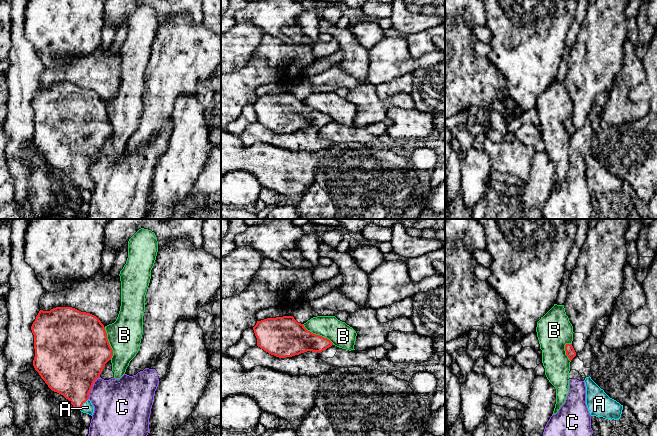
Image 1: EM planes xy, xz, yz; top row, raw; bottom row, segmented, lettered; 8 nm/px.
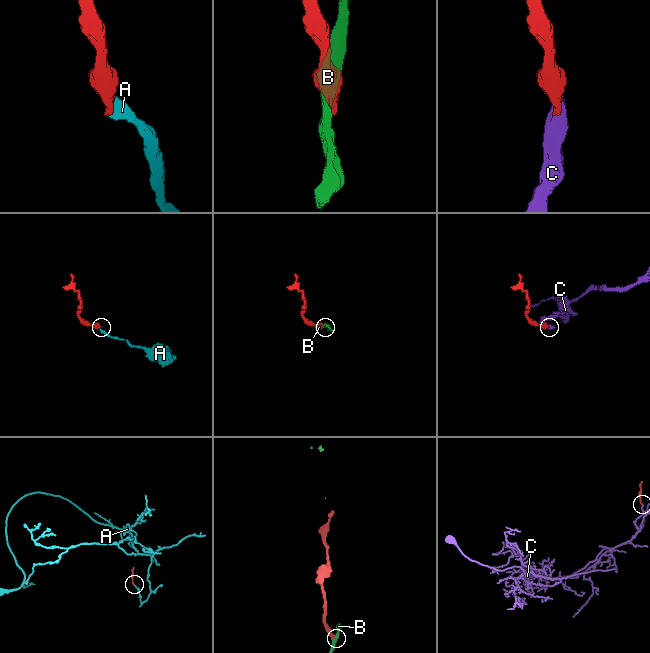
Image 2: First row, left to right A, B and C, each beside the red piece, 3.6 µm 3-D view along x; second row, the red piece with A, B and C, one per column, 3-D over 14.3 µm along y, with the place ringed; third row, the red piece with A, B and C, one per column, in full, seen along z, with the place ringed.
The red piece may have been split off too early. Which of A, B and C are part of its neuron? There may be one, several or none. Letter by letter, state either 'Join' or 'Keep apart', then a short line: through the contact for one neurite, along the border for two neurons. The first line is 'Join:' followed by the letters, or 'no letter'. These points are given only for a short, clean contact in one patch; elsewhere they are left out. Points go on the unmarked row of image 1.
Join: A
A: Join. Line: xy (72, 151), (82, 180), (87, 183)
B: Keep apart
C: Keep apart. Line: xy (99, 152), (94, 158), (88, 174)

